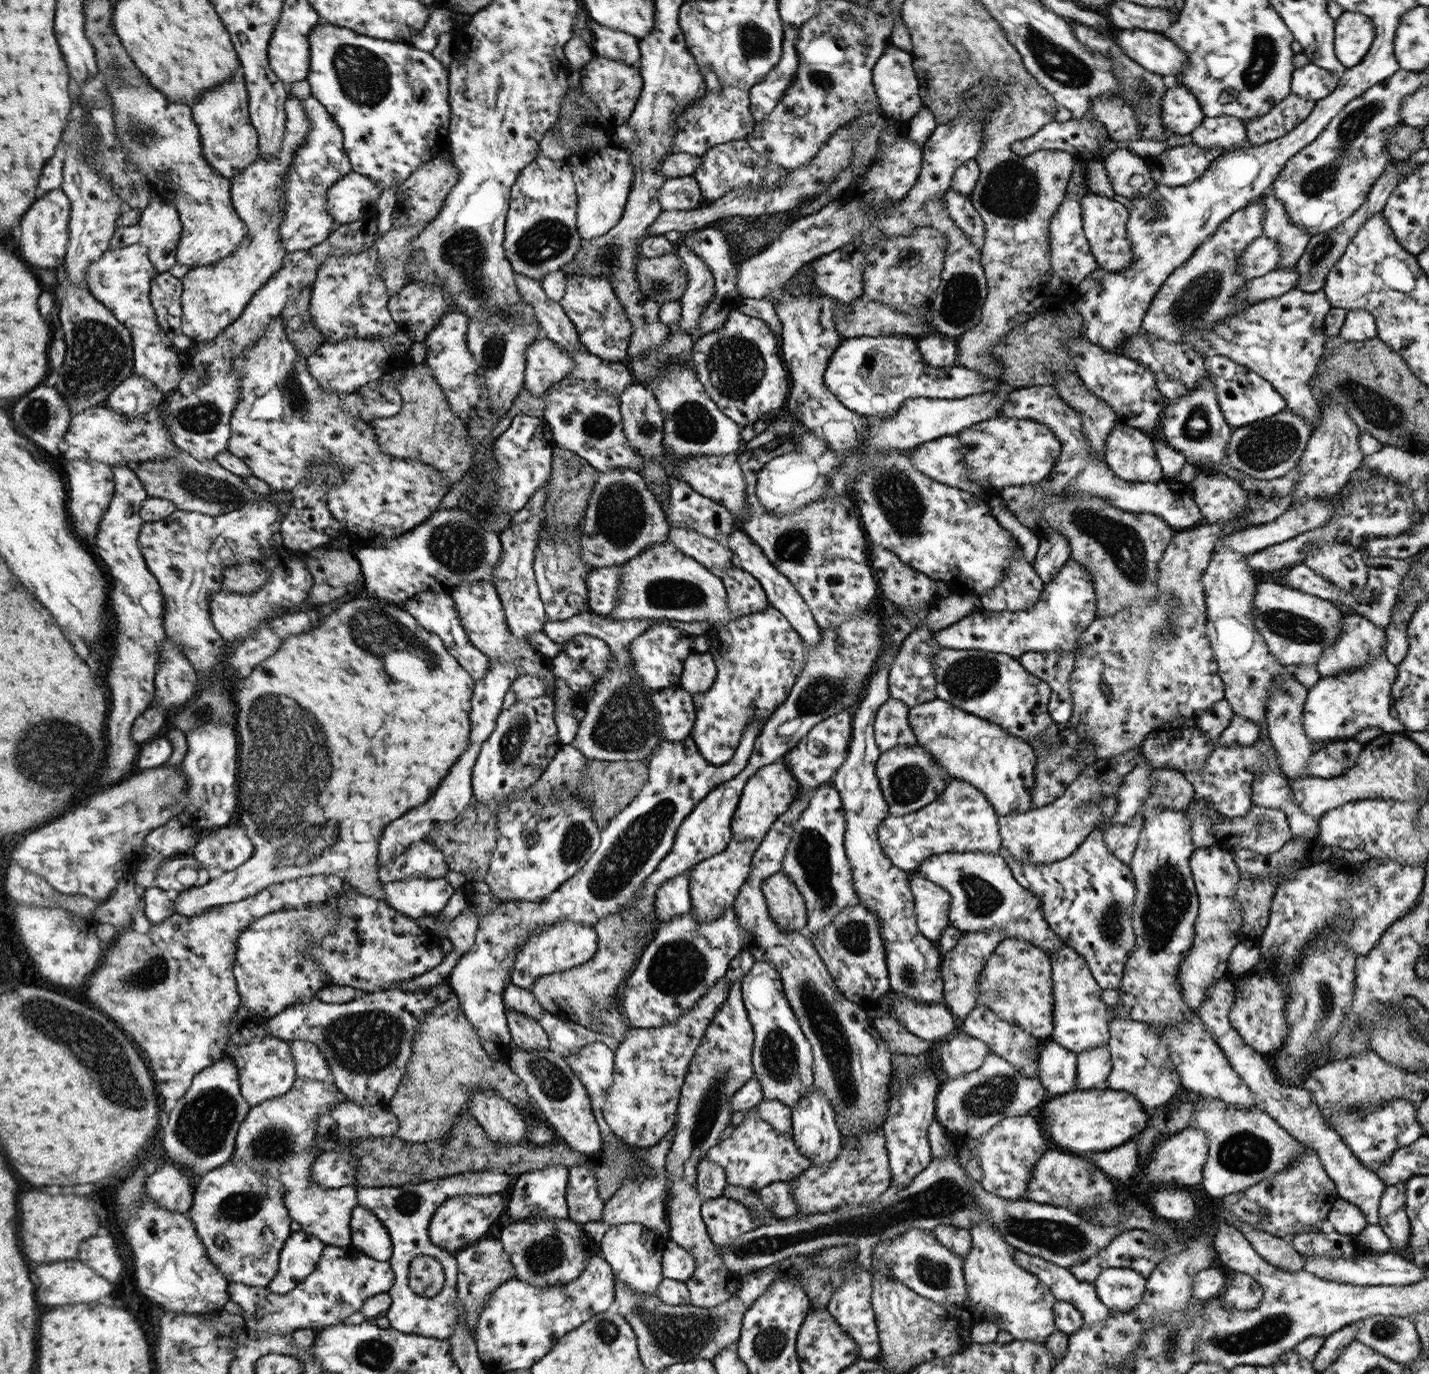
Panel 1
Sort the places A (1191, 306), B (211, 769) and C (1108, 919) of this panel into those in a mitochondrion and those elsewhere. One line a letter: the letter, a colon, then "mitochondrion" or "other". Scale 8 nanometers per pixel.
A: mitochondrion
B: other
C: mitochondrion

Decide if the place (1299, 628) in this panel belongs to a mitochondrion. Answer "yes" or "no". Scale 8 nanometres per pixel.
yes

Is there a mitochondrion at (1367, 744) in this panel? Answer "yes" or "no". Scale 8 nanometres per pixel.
no

